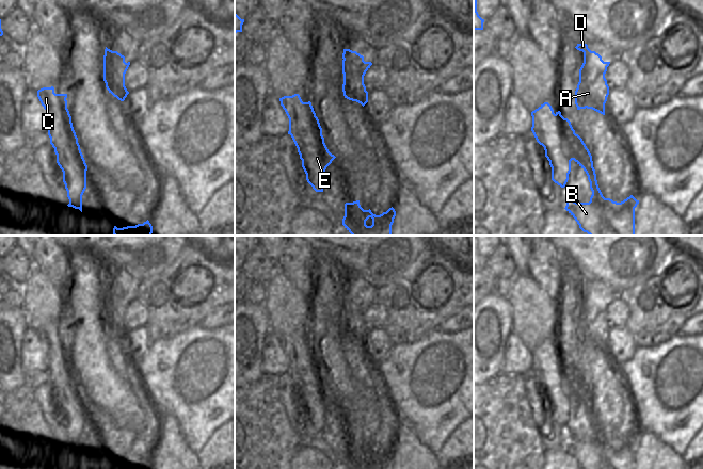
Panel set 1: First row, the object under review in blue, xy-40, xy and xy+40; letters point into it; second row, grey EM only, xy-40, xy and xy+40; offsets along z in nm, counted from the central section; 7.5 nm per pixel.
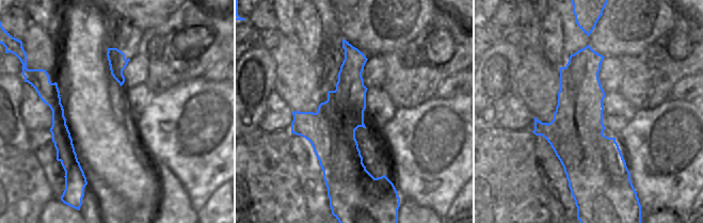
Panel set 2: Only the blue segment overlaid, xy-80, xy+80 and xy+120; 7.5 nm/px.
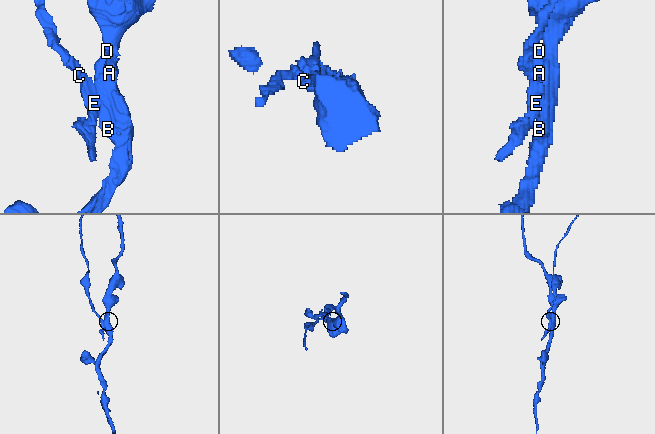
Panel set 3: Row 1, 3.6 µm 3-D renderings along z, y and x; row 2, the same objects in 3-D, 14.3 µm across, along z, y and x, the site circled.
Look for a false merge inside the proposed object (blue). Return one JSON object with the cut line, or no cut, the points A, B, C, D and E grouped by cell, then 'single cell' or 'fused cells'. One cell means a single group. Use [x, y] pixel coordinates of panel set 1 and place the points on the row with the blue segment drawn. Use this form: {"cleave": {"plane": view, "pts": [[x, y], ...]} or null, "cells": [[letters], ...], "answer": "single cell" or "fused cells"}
{"cleave": {"plane": "xy+40", "pts": [[562, 116], [558, 120], [559, 141], [552, 152]]}, "cells": [["A", "B", "D", "E"], ["C"]], "answer": "fused cells"}

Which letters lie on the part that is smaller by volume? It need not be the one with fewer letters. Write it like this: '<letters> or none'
C

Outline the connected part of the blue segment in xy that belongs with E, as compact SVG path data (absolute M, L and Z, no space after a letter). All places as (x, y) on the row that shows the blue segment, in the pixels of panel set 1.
M318 143L317 148L306 146L306 159L302 160L302 167L307 182L316 192L323 192L325 187L325 169L336 157L332 155L325 143Z

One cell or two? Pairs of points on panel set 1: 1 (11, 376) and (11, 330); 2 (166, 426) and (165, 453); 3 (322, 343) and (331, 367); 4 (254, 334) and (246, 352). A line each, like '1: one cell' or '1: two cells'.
1: one cell
2: one cell
3: one cell
4: one cell

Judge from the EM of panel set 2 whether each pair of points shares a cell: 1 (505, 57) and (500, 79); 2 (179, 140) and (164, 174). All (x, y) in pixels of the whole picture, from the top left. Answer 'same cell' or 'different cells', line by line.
1: same cell
2: different cells

